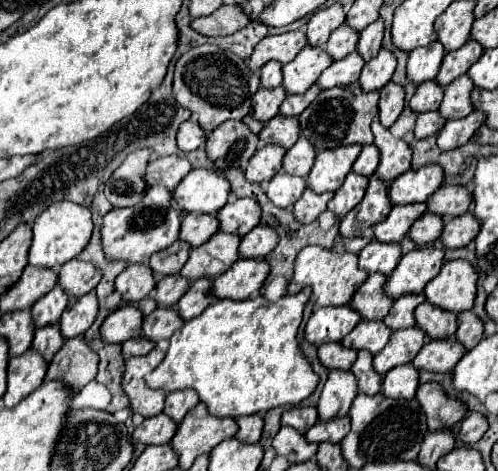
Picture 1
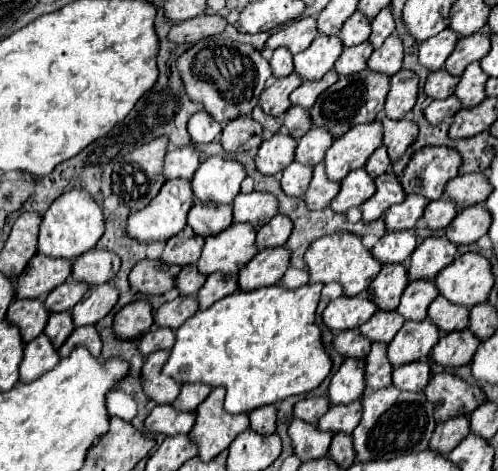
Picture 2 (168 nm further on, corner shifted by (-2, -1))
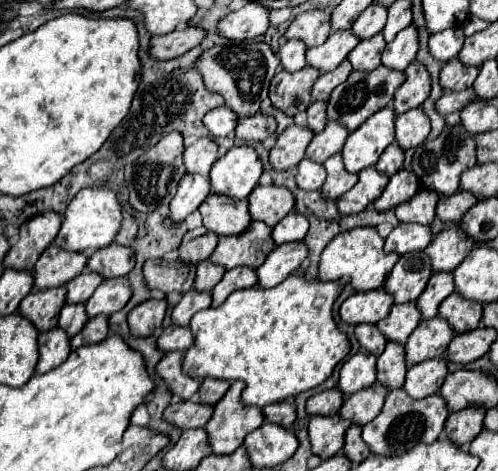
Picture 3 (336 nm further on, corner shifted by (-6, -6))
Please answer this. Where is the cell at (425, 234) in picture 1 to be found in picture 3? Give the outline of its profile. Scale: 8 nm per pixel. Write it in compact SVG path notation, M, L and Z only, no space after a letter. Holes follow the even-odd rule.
M457 191L453 195L443 195L437 203L437 217L443 221L443 223L459 223L461 217L467 213L467 209L471 205L475 205L477 201L473 199L471 193L467 191Z

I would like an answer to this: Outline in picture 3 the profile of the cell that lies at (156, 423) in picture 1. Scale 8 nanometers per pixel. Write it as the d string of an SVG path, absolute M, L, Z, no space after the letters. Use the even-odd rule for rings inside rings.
M179 401L179 403L173 403L165 409L163 413L163 419L185 431L185 429L199 429L199 427L205 427L205 423L211 419L213 415L213 407L211 405L201 405L201 403L195 403L195 401Z

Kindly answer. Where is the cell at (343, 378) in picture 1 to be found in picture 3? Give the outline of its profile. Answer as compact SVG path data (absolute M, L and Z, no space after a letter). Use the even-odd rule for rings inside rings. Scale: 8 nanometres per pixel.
M359 351L357 355L345 361L339 375L339 391L345 399L375 383L375 361L377 357L365 351Z

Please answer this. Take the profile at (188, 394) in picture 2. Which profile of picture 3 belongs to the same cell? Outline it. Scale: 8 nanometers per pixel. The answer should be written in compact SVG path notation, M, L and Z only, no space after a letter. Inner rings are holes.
M203 379L201 387L199 387L201 403L215 405L225 395L227 389L229 389L229 383L227 381L221 381L221 379Z

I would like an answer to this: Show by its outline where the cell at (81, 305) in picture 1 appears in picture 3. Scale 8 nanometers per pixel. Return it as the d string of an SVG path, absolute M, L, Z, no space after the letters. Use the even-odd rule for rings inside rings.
M125 277L119 279L107 279L101 283L101 287L91 295L91 299L85 303L87 317L93 319L97 315L111 317L113 313L121 311L131 297L131 289Z

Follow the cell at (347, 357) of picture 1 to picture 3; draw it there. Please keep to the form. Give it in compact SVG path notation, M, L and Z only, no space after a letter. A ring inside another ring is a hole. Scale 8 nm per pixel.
M357 325L355 337L357 337L361 349L367 353L373 353L373 355L381 355L383 347L387 343L387 339L381 335L381 331L377 331L375 325Z

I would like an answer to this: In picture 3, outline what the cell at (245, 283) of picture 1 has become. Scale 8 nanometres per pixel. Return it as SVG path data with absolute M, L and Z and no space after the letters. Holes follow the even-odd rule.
M303 241L277 245L271 255L267 255L265 263L257 269L259 287L275 287L285 281L293 271L299 269L301 261L307 257L307 247Z

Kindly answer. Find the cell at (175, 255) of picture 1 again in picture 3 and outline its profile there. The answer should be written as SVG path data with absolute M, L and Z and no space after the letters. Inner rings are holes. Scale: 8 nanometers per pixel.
M205 229L189 231L179 245L179 261L197 265L197 263L209 259L217 247L217 239L219 237L215 233L205 231Z

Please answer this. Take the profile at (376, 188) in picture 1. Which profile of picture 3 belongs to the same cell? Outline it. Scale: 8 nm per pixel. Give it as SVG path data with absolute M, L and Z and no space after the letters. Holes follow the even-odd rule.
M401 169L389 179L383 195L379 199L375 199L373 207L377 211L395 209L397 205L405 203L405 199L411 199L417 191L419 191L419 179L415 177L415 173Z

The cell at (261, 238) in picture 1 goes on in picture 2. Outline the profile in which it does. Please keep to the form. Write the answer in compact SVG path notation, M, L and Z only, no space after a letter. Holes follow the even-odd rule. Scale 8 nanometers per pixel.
M277 214L263 228L259 228L257 246L259 246L259 250L283 246L287 242L287 238L291 236L291 232L293 232L291 218L283 216L283 214Z

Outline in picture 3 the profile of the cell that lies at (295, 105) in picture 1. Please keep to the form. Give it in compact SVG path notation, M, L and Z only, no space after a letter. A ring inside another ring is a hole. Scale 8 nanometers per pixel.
M345 59L337 69L329 71L329 73L323 73L323 75L315 81L315 85L313 85L311 99L313 99L313 101L327 101L329 95L331 95L331 91L333 91L337 85L341 85L341 83L349 77L351 71L353 71L353 67L351 67L351 63Z

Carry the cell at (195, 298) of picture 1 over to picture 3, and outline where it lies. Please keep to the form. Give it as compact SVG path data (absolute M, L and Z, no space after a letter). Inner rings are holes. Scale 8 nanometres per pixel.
M235 267L231 271L225 271L221 283L217 283L211 291L211 295L213 295L213 305L211 307L219 307L233 291L249 289L253 285L257 285L257 275L255 275L253 269Z

